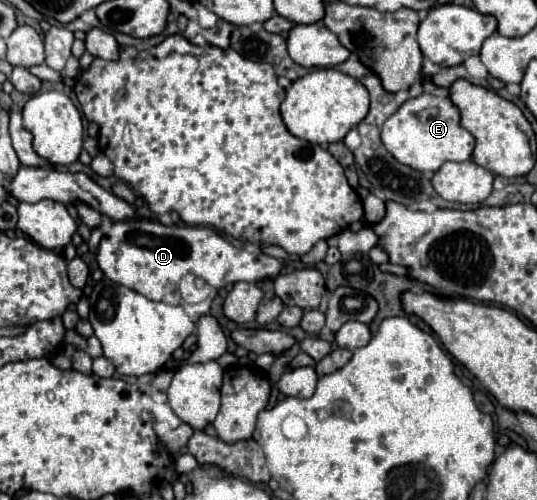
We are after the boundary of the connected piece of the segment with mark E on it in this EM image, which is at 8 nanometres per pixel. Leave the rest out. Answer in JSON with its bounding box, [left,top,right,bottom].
[382,94,474,172]

